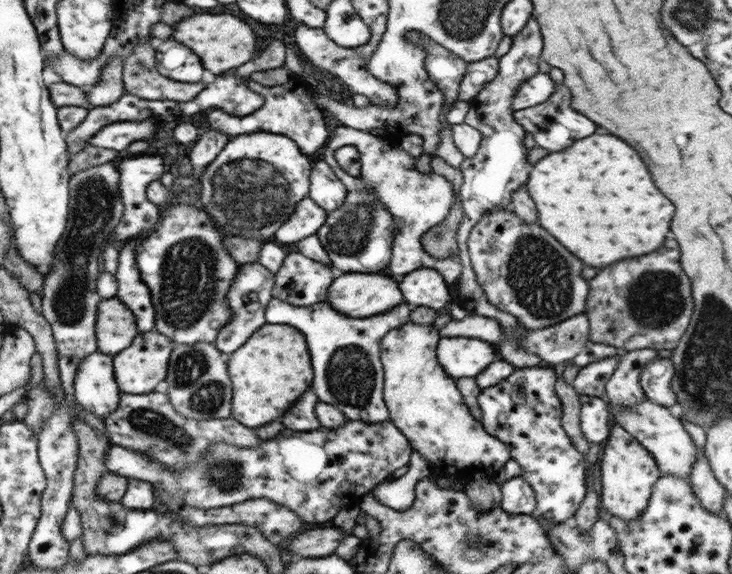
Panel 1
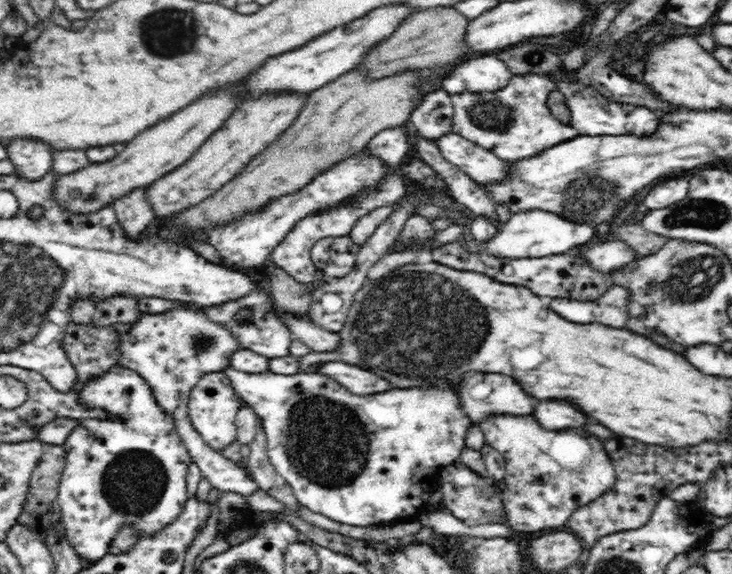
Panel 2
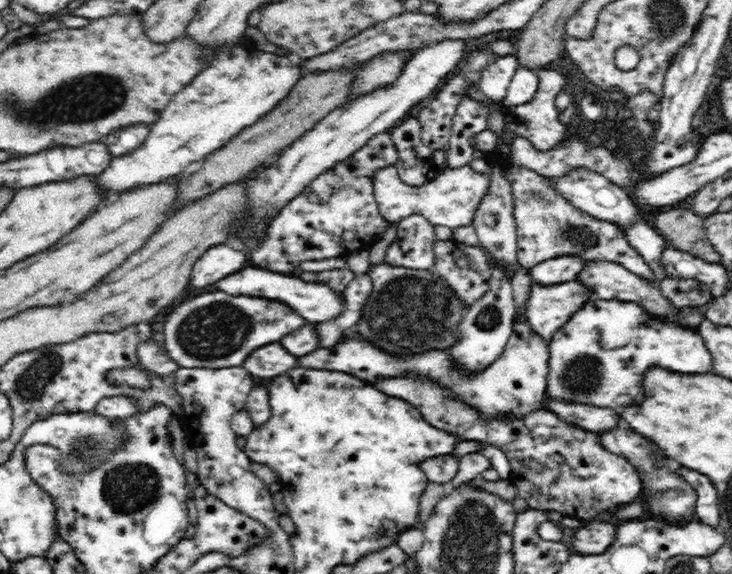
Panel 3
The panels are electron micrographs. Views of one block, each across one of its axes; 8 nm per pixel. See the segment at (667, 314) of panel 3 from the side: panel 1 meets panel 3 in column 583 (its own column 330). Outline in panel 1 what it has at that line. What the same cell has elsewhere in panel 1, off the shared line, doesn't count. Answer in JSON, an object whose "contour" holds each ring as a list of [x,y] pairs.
{"contour":[[[287,254],[281,268],[273,274],[271,298],[291,306],[311,306],[325,300],[325,292],[335,278],[343,276],[339,270],[329,270],[319,262],[305,258],[305,254]]]}

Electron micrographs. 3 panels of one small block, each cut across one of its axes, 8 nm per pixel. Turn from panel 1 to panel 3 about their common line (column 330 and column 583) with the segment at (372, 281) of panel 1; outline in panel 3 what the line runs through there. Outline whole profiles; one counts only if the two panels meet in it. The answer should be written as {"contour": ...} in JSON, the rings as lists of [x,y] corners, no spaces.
{"contour":[[[564,282],[556,286],[532,284],[530,300],[522,306],[522,318],[528,320],[532,332],[536,332],[544,342],[550,342],[552,336],[562,328],[582,304],[592,302],[592,292],[580,282]]]}

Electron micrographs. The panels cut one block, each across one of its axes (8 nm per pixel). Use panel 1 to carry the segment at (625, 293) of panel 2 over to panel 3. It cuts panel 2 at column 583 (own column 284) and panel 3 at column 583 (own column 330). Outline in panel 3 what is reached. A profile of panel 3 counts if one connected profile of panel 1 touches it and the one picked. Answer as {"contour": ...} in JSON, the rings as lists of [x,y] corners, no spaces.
{"contour":[[[592,300],[582,304],[582,308],[546,342],[550,348],[550,372],[548,372],[548,388],[546,398],[552,402],[568,402],[568,404],[590,404],[598,408],[618,408],[642,402],[642,378],[646,370],[654,364],[658,368],[666,368],[670,372],[710,372],[714,368],[712,352],[706,346],[704,336],[698,330],[684,330],[680,326],[664,324],[652,318],[642,304],[626,302],[626,300]]]}

